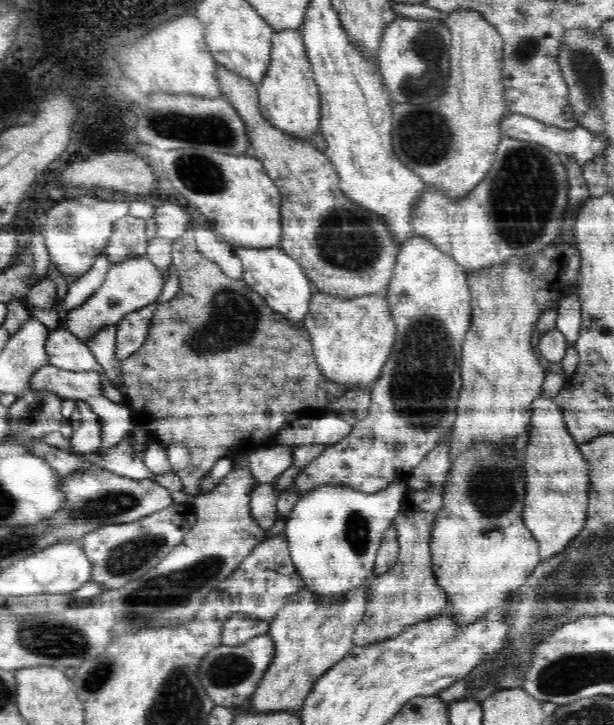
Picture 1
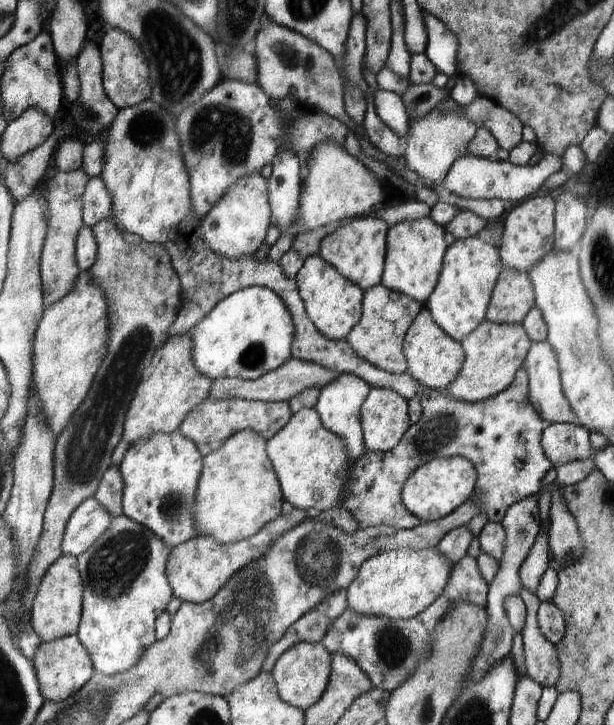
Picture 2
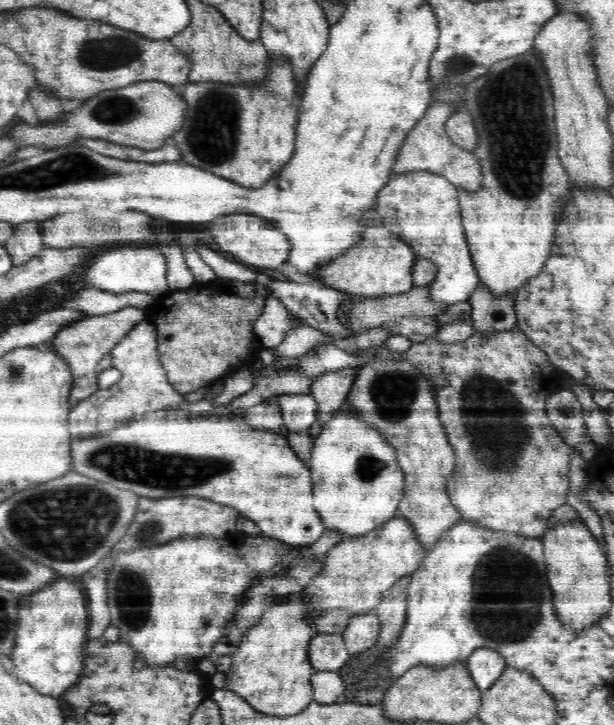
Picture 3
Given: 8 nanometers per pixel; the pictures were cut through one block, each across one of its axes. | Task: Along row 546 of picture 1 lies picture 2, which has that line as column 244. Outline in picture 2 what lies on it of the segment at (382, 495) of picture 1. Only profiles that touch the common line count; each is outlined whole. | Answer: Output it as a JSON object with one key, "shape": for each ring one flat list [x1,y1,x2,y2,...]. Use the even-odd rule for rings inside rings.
{"shape":[[252,285,222,299,190,331,193,365,211,381,219,378,256,380,291,356,294,323,285,302,271,288]]}

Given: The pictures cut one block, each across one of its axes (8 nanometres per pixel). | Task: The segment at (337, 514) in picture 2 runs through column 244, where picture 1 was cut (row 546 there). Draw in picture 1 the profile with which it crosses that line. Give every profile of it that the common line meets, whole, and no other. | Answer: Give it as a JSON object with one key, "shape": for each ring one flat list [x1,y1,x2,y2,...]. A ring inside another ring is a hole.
{"shape":[[542,395,531,404,528,446,523,454,525,505,523,521,538,541,542,561,563,551,584,528,588,508,590,467,564,424,564,413,553,398]]}

